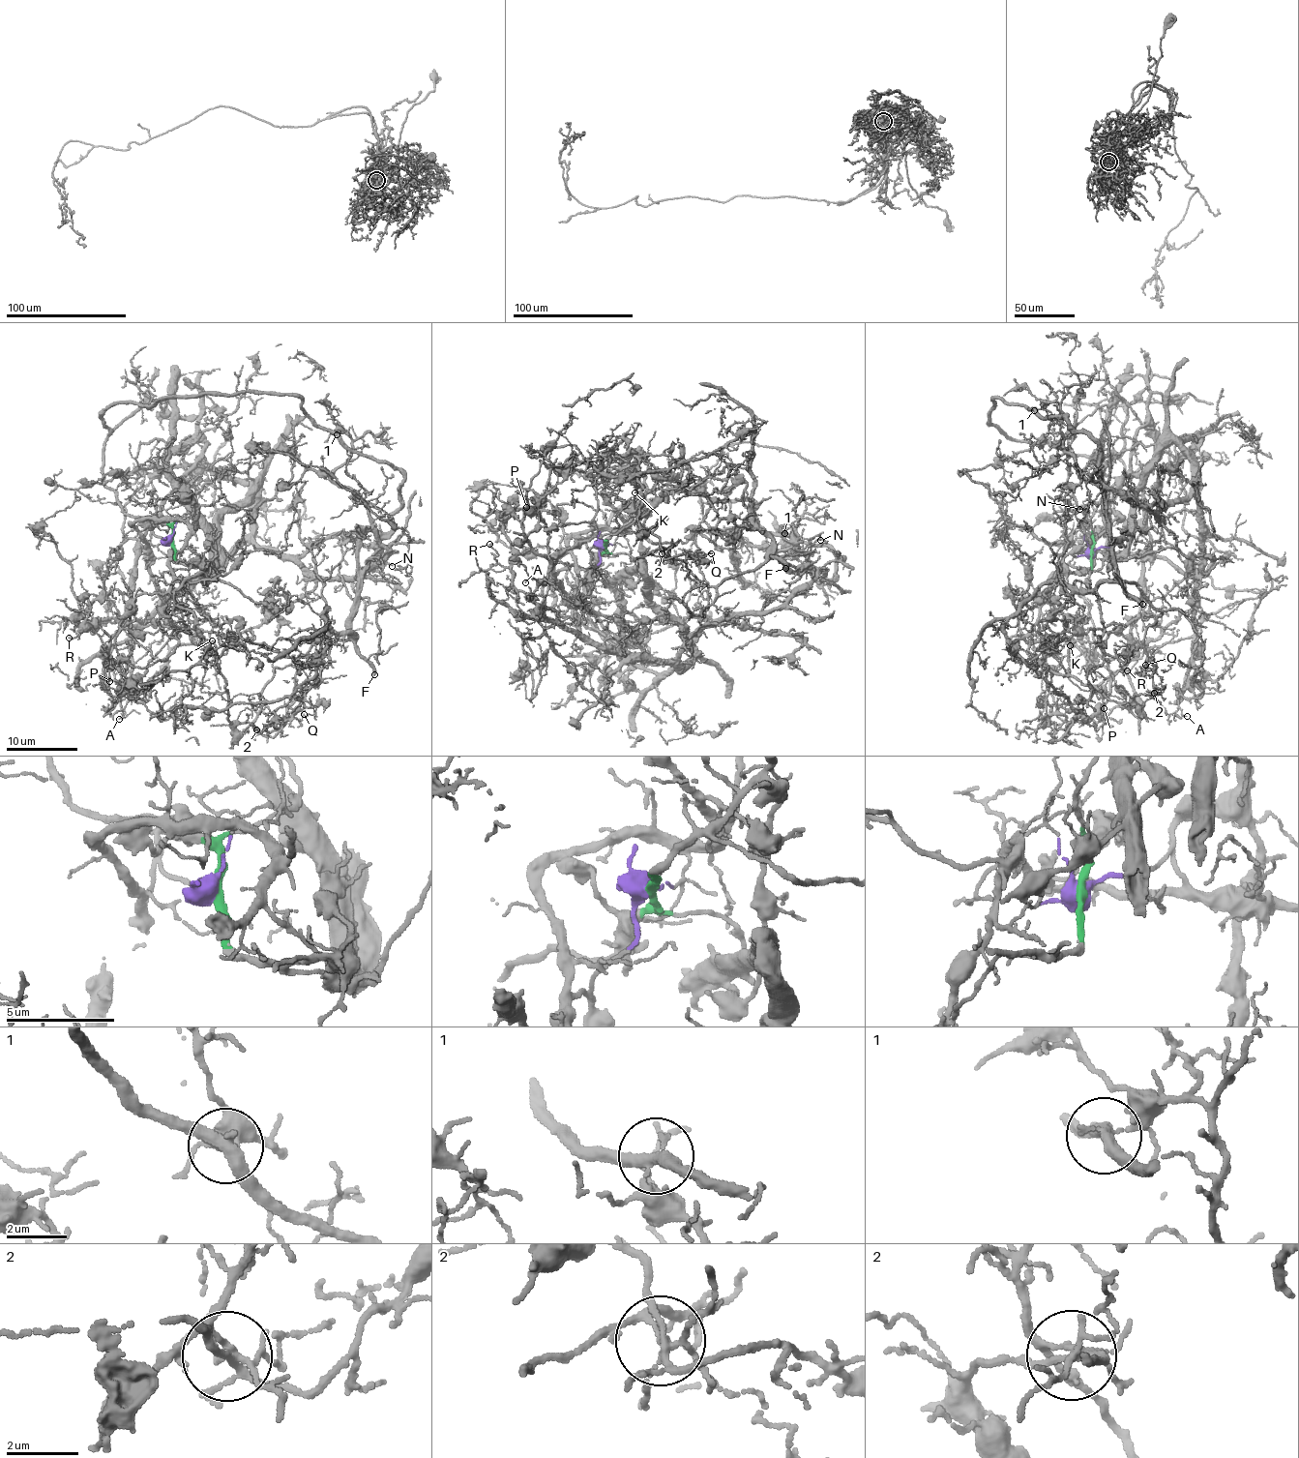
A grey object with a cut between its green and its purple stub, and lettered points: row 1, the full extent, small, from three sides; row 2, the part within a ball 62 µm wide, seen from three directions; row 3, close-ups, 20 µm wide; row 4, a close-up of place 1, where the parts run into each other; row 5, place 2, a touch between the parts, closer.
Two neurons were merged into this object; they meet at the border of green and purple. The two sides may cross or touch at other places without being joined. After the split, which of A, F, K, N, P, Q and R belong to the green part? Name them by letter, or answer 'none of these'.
F

